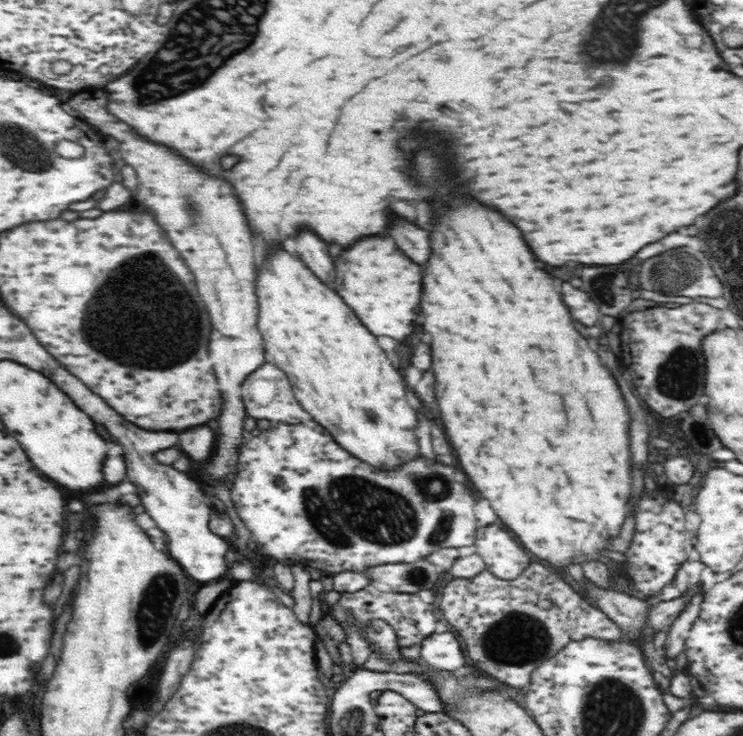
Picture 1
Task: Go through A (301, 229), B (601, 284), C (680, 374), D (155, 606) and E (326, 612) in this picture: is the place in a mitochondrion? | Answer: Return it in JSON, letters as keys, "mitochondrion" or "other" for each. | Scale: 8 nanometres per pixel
{"A":"other","B":"mitochondrion","C":"mitochondrion","D":"mitochondrion","E":"other"}

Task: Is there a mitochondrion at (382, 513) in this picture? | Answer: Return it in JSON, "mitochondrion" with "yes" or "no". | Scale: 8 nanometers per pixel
{"mitochondrion":"yes"}

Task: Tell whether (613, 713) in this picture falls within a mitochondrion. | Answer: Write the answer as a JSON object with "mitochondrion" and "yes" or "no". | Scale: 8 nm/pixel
{"mitochondrion":"yes"}

